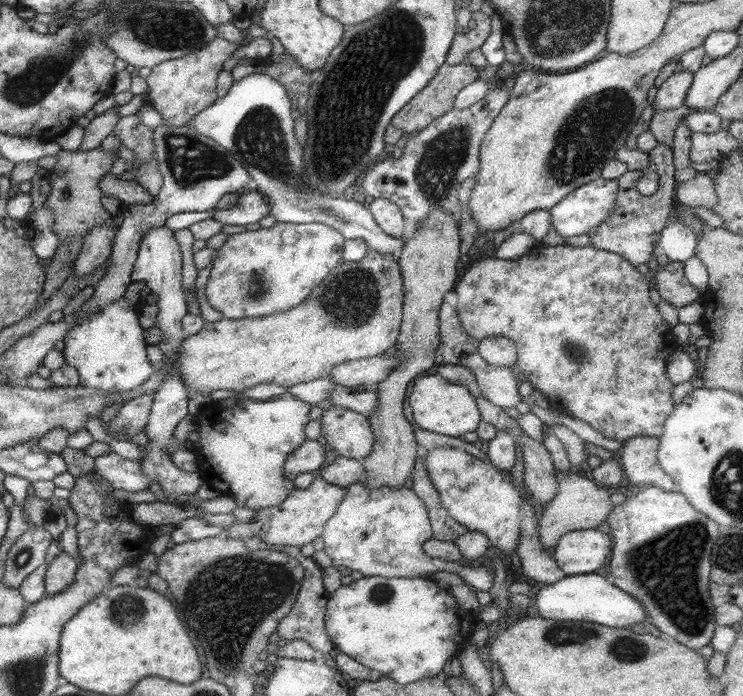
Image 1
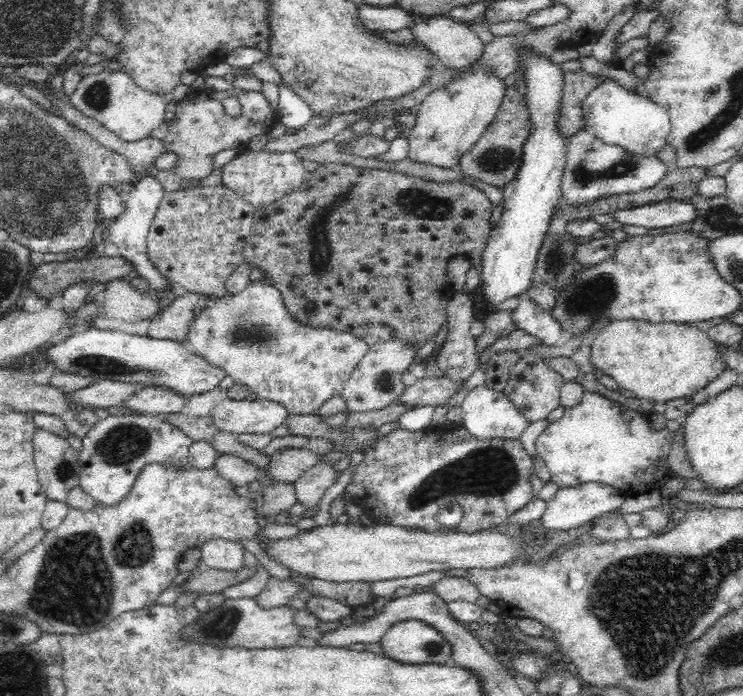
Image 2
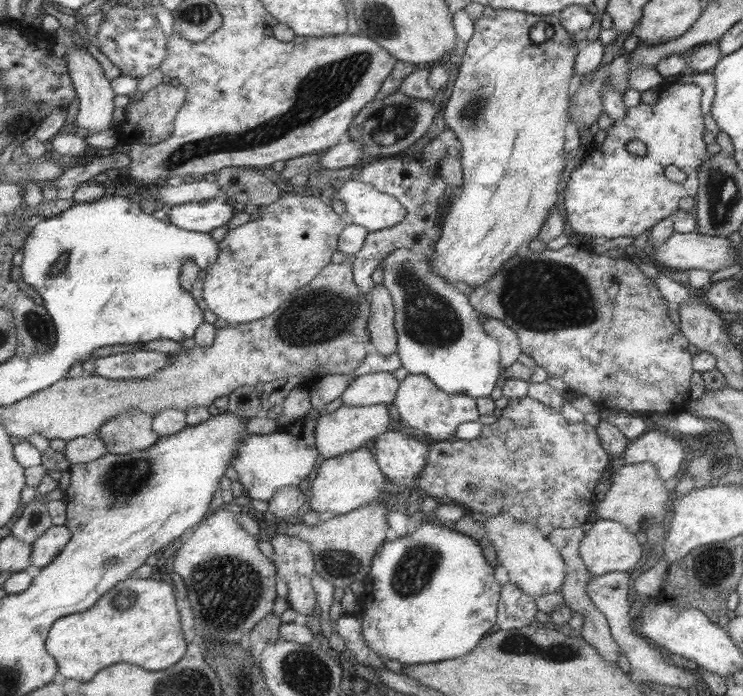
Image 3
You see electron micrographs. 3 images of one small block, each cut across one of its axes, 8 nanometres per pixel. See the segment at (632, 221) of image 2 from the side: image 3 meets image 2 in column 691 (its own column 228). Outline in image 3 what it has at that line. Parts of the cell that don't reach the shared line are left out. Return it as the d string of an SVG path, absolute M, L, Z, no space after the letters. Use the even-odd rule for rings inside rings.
M222 197L171 206L167 221L188 232L209 233L223 227L233 216L233 207Z

